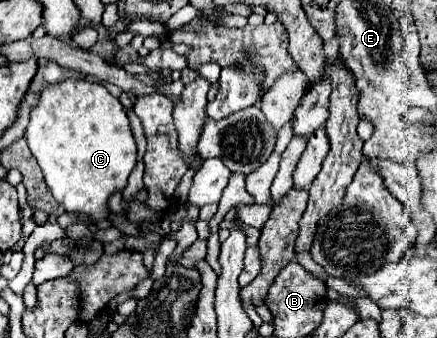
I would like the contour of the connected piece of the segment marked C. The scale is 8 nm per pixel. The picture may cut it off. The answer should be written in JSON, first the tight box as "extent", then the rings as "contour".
{"extent":[25,79,137,223],"contour":[[[65,79],[53,87],[45,87],[37,107],[31,111],[31,121],[25,135],[33,157],[43,169],[47,187],[67,213],[89,219],[91,223],[111,215],[109,197],[127,187],[127,179],[137,165],[137,147],[129,127],[129,117],[117,97],[113,97],[101,83],[91,83],[85,79]]]}

